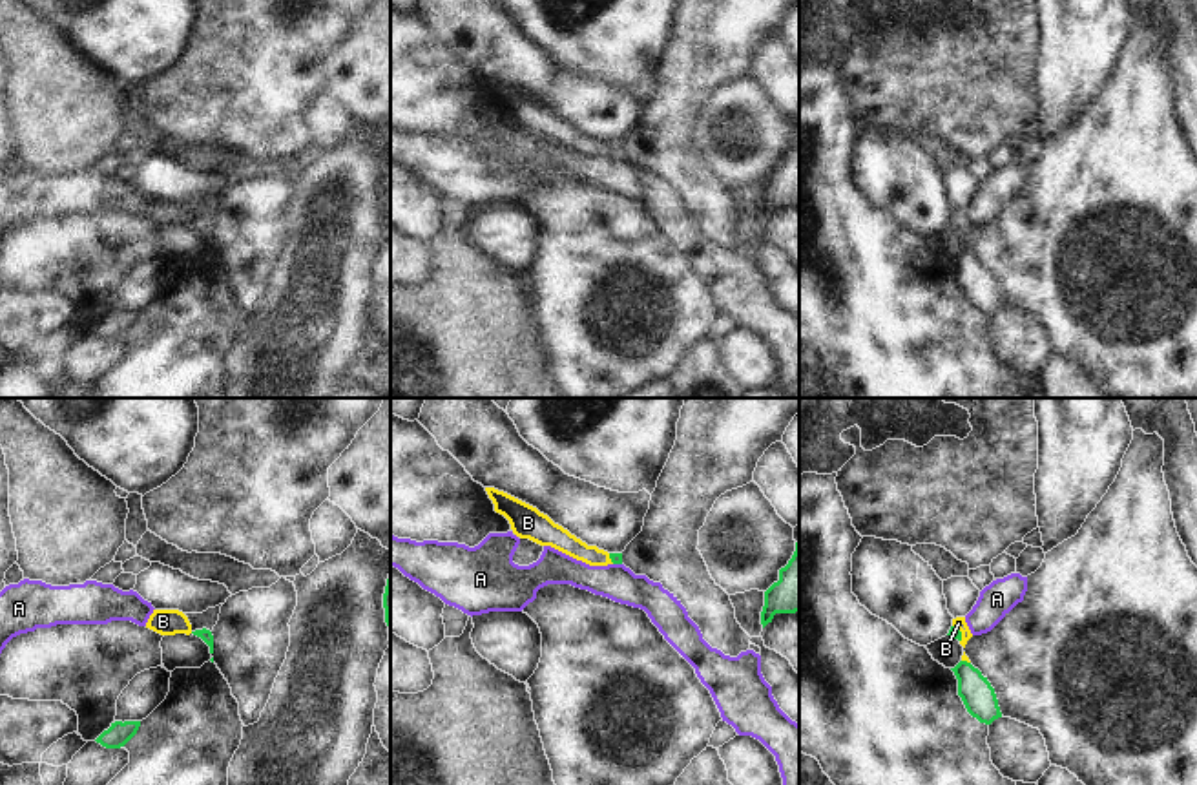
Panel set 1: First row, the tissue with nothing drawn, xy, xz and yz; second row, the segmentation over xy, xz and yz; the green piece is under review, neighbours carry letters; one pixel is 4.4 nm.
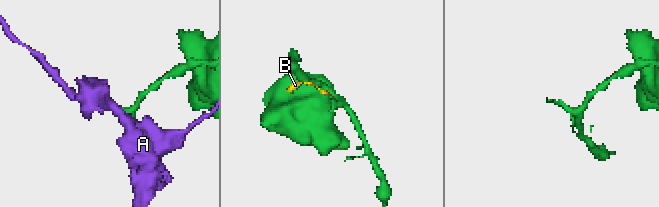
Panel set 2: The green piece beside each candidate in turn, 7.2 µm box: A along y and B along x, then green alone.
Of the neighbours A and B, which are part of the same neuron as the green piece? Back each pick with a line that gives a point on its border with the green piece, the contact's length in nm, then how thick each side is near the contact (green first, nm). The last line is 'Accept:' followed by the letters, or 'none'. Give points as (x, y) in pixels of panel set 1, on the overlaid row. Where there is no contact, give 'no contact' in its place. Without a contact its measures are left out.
B: yz (960, 634) | 90 nm | 50/50 nm
Accept: B

